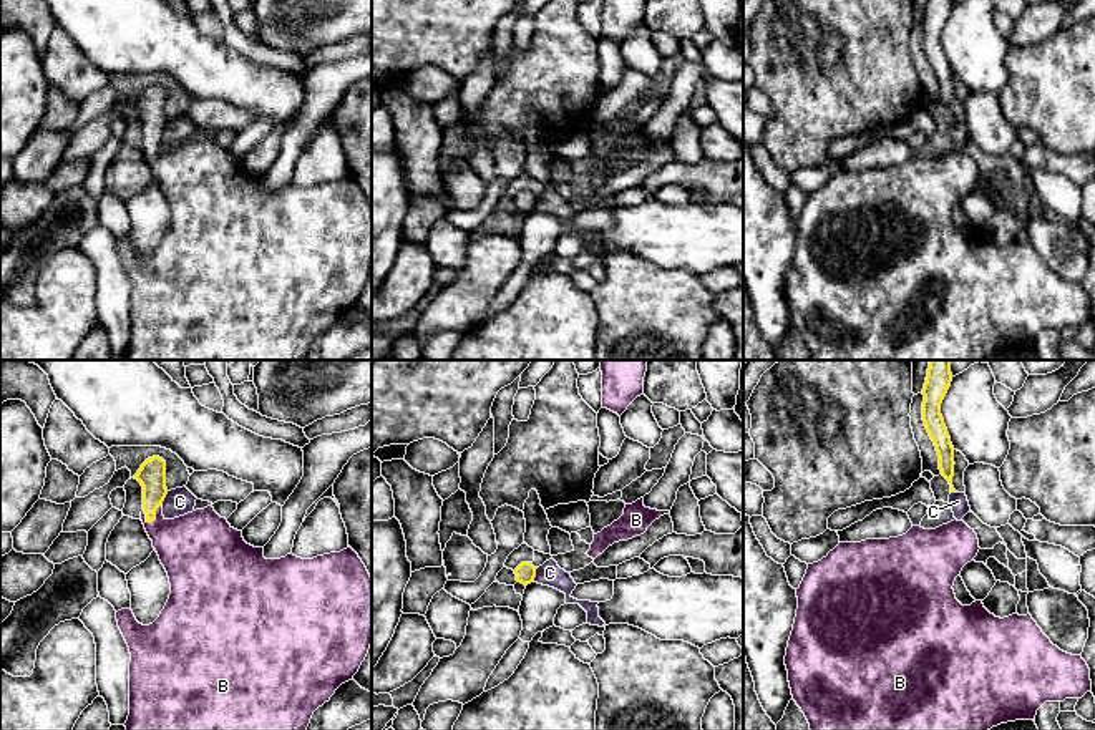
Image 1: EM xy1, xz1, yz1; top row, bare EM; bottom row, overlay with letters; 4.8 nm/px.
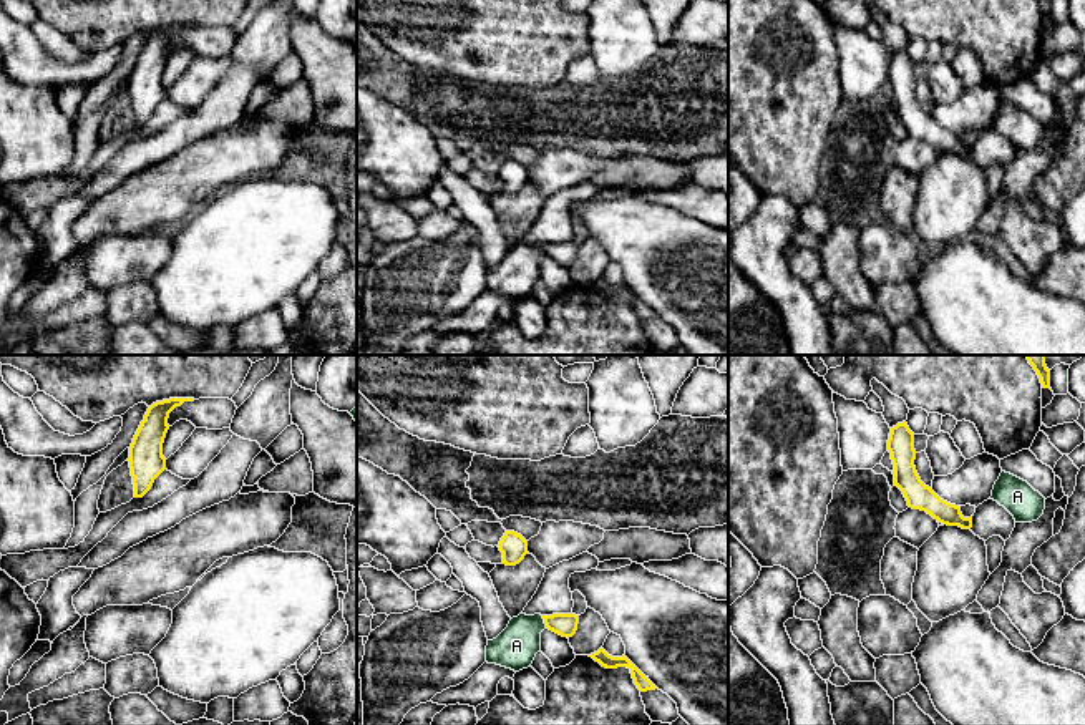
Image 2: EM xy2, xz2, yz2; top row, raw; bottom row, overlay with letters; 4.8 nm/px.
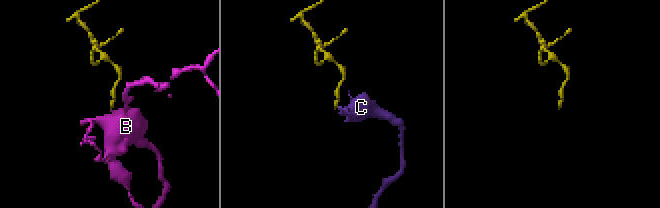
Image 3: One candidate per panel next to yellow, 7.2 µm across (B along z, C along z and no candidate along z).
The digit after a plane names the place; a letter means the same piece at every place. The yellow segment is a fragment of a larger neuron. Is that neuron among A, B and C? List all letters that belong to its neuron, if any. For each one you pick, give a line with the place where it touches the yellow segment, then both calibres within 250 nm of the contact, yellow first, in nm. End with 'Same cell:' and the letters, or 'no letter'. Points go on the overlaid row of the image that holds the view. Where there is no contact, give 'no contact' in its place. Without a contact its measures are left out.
B: meets yellow in xy1 at (155, 516); 140 nm thick on the yellow side, 340 nm on the other
Same cell: B

